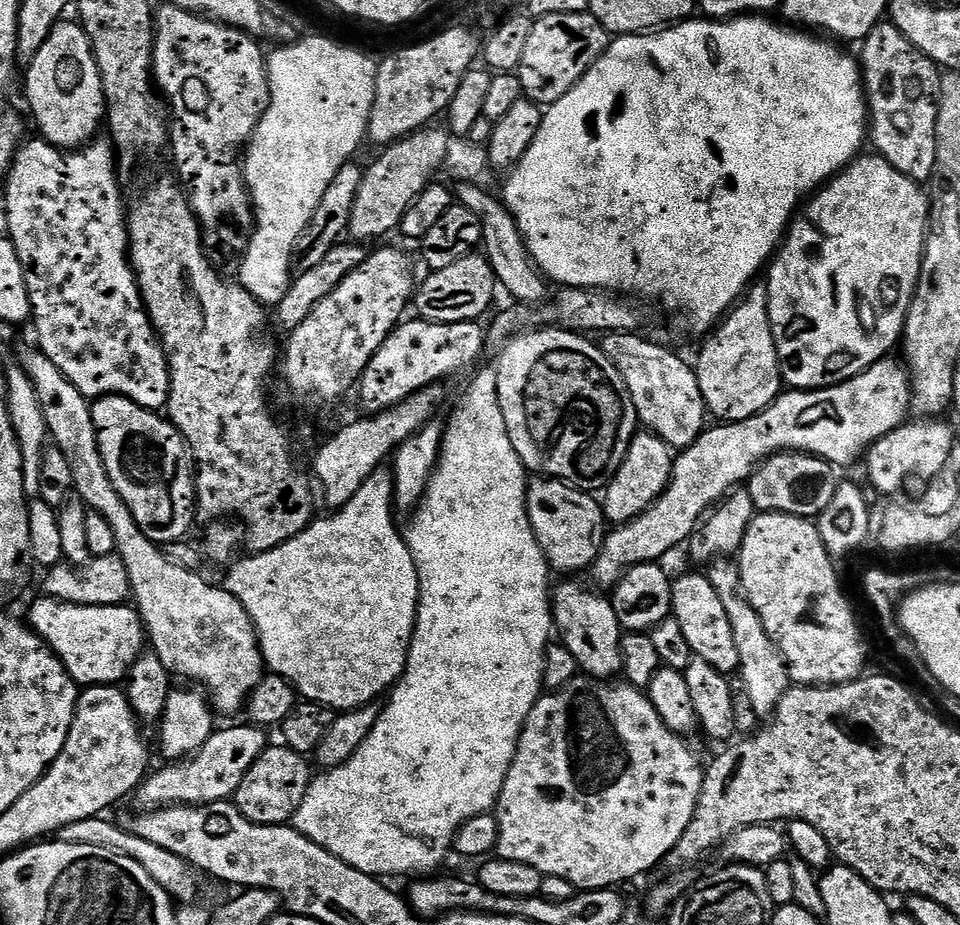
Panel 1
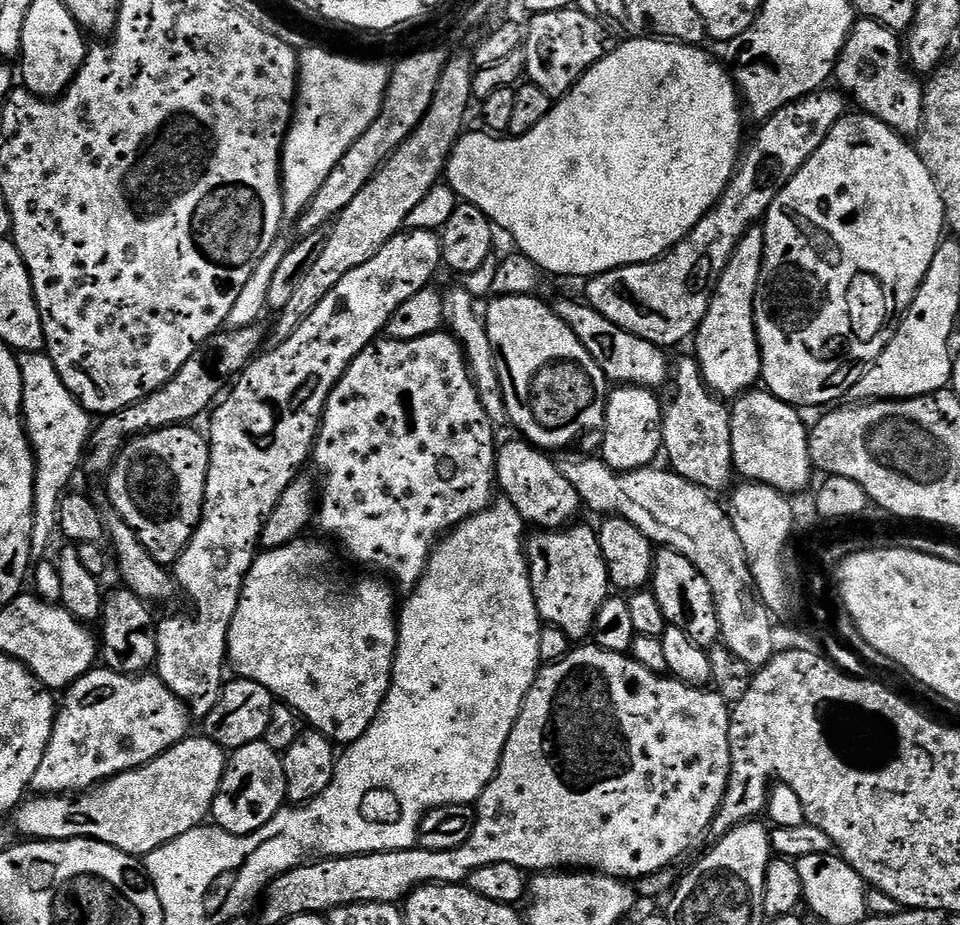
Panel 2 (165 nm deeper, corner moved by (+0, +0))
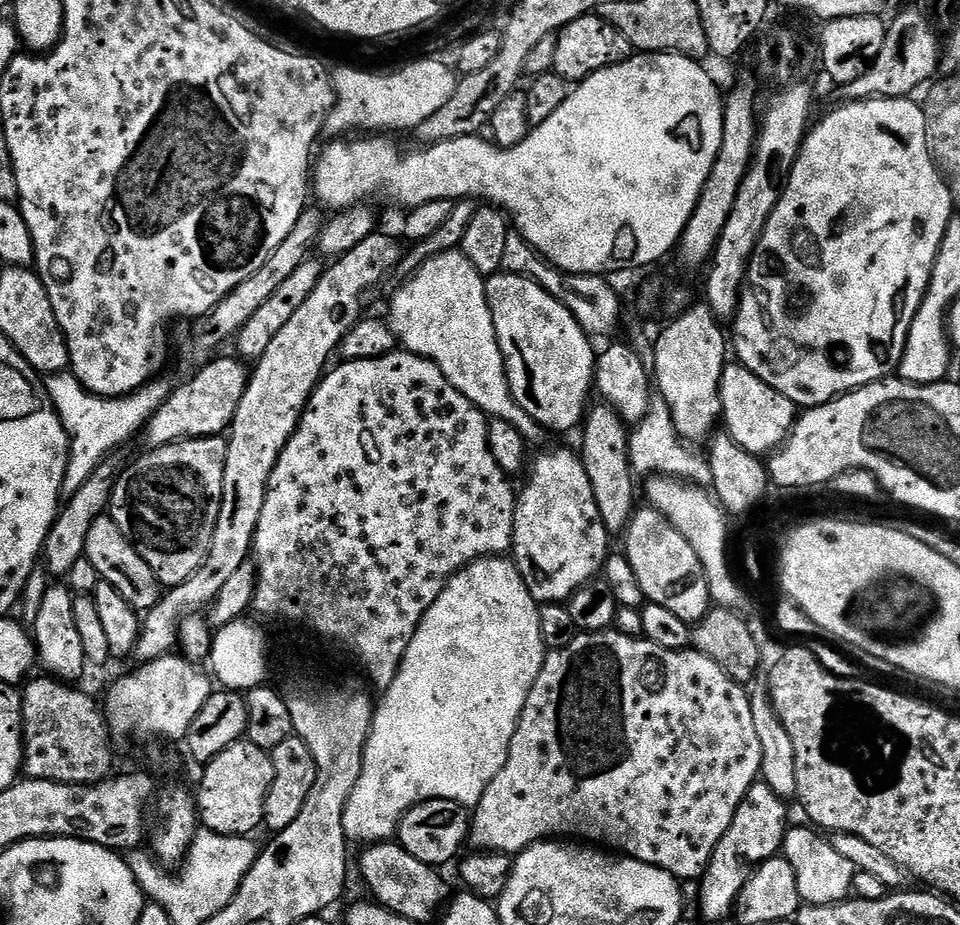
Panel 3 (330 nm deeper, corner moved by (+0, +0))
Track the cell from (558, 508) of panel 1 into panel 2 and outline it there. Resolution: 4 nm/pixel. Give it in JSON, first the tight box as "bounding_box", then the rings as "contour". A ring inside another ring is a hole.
{"bounding_box":[496,438,582,530],"contour":[[[523,438],[515,439],[505,444],[503,441],[496,450],[496,483],[503,499],[509,500],[525,525],[533,529],[559,530],[571,525],[579,517],[576,515],[582,512],[578,490],[570,486],[559,463],[551,460],[547,451],[535,448]]]}

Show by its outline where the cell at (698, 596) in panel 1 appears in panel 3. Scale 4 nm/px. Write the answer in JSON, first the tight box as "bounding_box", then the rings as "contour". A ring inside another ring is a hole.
{"bounding_box":[622,506,710,622],"contour":[[[651,506],[633,512],[632,521],[622,539],[623,555],[628,557],[638,578],[638,586],[642,586],[645,597],[651,603],[666,606],[670,614],[678,614],[678,618],[689,622],[701,620],[708,613],[710,597],[702,562],[698,562],[694,546],[690,546],[690,542],[678,534],[676,527],[661,512]]]}

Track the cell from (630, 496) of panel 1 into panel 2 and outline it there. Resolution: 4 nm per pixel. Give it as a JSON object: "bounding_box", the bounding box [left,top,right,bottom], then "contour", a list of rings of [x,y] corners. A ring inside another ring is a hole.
{"bounding_box":[602,384,664,472],"contour":[[[636,384],[616,386],[608,393],[608,409],[602,433],[602,459],[615,472],[636,472],[657,463],[664,446],[664,408],[655,391]]]}

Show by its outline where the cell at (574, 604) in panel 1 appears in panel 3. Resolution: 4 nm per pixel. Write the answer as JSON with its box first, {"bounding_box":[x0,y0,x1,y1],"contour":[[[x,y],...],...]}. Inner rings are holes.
{"bounding_box":[510,448,610,605],"contour":[[[552,448],[542,453],[533,464],[531,461],[526,472],[528,481],[516,497],[510,556],[526,582],[526,590],[530,590],[539,605],[567,602],[582,585],[593,583],[601,575],[604,561],[610,555],[610,533],[602,522],[602,514],[598,514],[583,459],[573,449],[572,452],[568,448]]]}

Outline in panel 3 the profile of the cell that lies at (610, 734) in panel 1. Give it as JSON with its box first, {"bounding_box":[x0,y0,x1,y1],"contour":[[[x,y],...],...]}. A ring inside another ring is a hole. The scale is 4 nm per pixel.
{"bounding_box":[471,630,762,882],"contour":[[[615,630],[580,632],[574,642],[570,642],[570,646],[549,651],[545,655],[542,670],[526,698],[526,706],[508,747],[506,762],[490,786],[486,786],[482,798],[471,813],[471,847],[481,852],[519,854],[532,844],[548,842],[553,838],[579,838],[660,868],[681,882],[699,881],[718,842],[722,842],[722,834],[730,830],[730,822],[734,822],[734,814],[742,798],[746,798],[750,786],[757,783],[760,775],[762,745],[758,743],[758,730],[754,730],[754,714],[750,714],[748,698],[745,685],[734,682],[730,674],[718,666],[718,662],[706,658],[706,654],[701,652],[663,648],[646,638],[627,636]]]}

